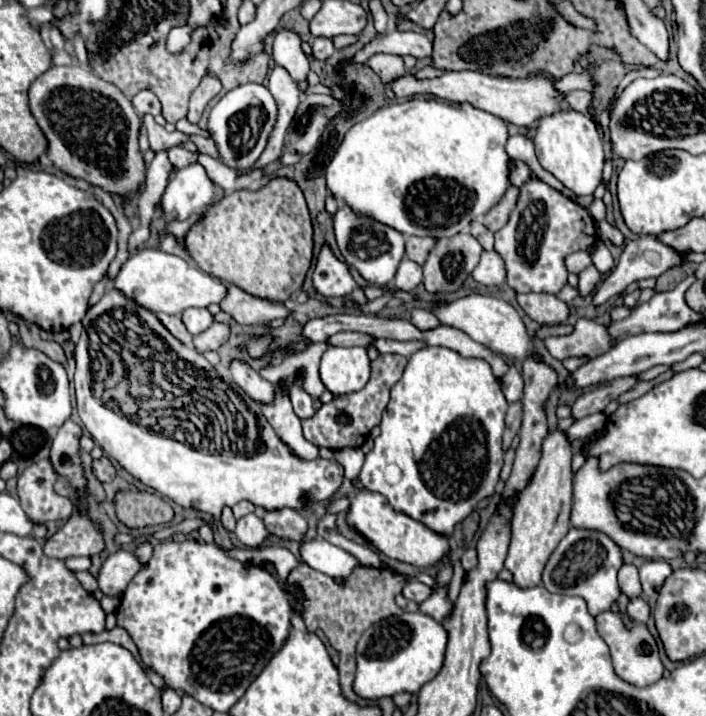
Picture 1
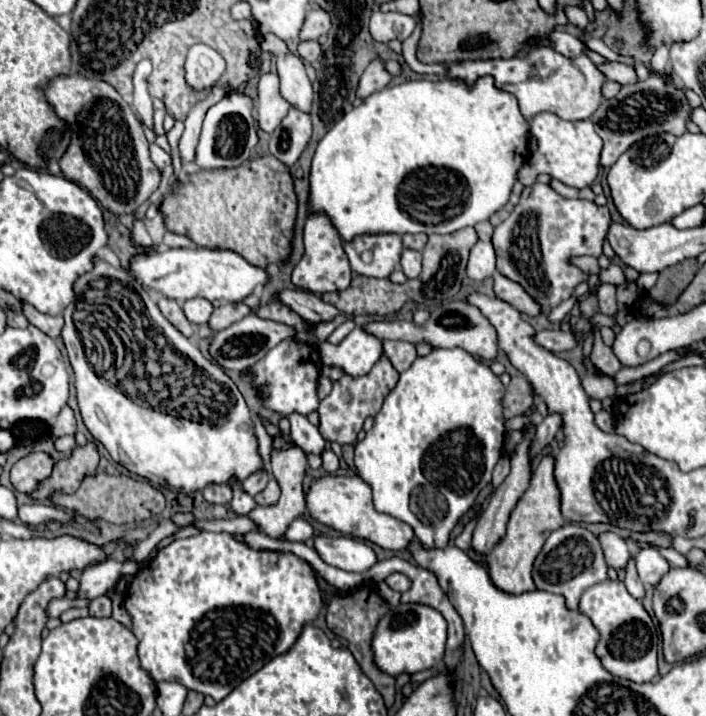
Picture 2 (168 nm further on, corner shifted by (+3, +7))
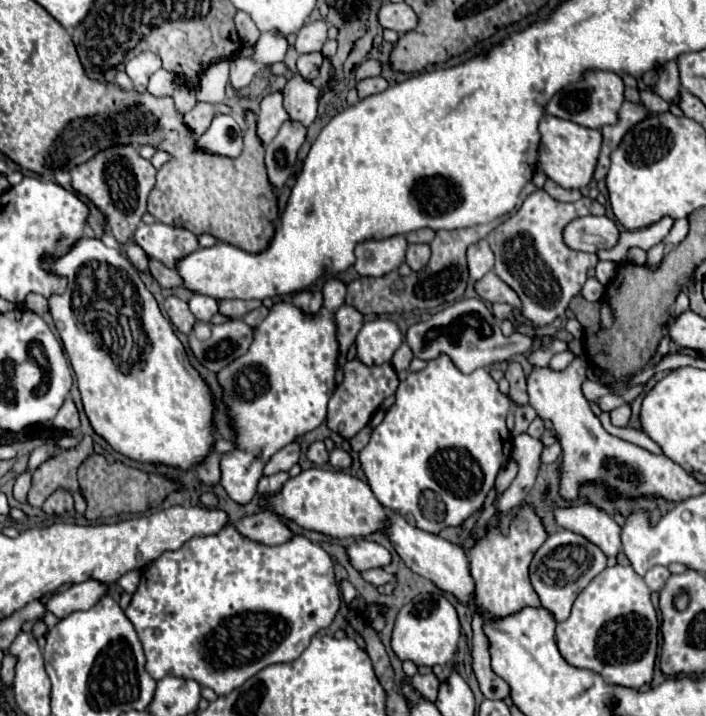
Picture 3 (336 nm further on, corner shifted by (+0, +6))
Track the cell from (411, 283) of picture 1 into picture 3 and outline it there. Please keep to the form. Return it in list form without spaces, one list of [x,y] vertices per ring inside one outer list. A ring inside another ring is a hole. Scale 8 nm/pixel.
[[[414,243],[408,245],[406,251],[406,263],[412,267],[412,271],[420,271],[430,259],[430,247],[426,243]]]

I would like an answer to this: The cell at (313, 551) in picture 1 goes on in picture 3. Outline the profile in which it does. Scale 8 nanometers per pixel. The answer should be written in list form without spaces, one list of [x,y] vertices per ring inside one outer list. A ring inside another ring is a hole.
[[[358,539],[348,547],[348,555],[356,571],[364,569],[374,569],[374,567],[386,567],[392,561],[392,555],[386,547],[368,541],[368,539]]]

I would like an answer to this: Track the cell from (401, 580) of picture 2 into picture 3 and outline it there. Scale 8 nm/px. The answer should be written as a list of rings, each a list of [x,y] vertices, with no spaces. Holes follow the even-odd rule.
[[[368,569],[368,571],[362,571],[360,575],[362,575],[364,581],[368,581],[368,583],[372,583],[376,587],[380,587],[380,585],[384,585],[388,581],[394,581],[394,575],[386,573],[384,569]]]

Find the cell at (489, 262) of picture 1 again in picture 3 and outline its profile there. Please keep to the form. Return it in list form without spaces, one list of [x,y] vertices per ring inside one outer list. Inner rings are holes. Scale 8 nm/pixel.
[[[480,239],[478,243],[470,245],[466,251],[466,259],[472,281],[478,281],[480,277],[484,277],[484,273],[488,273],[494,267],[494,253],[486,239]]]

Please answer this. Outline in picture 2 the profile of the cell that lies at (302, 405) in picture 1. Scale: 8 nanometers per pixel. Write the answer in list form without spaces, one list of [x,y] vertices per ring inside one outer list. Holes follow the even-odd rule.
[[[291,412],[289,422],[291,422],[291,438],[299,448],[303,448],[307,454],[321,454],[325,450],[323,436],[319,434],[317,426],[309,422],[307,416]]]

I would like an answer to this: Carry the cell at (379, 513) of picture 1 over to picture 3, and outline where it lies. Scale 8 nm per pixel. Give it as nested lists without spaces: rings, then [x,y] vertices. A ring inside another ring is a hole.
[[[312,467],[300,471],[300,475],[290,477],[278,493],[272,497],[260,495],[260,509],[272,511],[282,519],[294,521],[298,527],[308,531],[318,531],[328,537],[364,537],[380,531],[380,517],[384,517],[382,505],[376,501],[368,483],[342,473]]]

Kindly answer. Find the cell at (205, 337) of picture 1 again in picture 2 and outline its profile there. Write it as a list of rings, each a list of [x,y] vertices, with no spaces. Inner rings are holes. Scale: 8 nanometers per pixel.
[[[221,304],[221,306],[213,312],[213,316],[209,318],[207,324],[209,324],[209,328],[211,328],[213,332],[219,332],[219,330],[229,328],[229,326],[235,324],[237,320],[245,318],[249,312],[251,312],[251,310],[249,310],[245,304]]]

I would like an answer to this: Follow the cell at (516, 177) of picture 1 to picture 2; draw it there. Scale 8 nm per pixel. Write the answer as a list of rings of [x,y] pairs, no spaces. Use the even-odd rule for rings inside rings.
[[[551,112],[537,114],[531,122],[531,132],[537,138],[537,152],[521,166],[519,170],[519,182],[525,186],[531,186],[539,174],[549,174],[551,178],[573,186],[573,188],[585,188],[591,186],[599,172],[599,154],[601,154],[601,138],[597,136],[591,120],[577,120],[569,122],[559,118]]]

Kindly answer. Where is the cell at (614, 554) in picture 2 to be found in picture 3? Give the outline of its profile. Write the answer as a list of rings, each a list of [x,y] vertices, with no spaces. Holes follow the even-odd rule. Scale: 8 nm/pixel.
[[[580,503],[570,507],[554,507],[554,521],[562,529],[570,529],[598,545],[604,555],[616,557],[622,549],[620,545],[620,525],[604,511],[592,503]]]

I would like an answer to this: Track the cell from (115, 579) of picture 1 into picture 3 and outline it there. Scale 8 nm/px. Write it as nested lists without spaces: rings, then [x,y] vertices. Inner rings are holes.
[[[84,581],[84,585],[70,585],[68,589],[54,593],[46,607],[58,619],[64,619],[74,611],[84,611],[96,605],[96,601],[106,593],[106,589],[106,585],[96,585],[96,581]]]

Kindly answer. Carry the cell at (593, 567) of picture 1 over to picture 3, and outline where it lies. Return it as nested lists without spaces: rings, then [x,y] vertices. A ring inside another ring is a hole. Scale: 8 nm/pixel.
[[[558,531],[550,535],[544,541],[544,545],[534,553],[530,565],[530,581],[542,601],[542,607],[548,609],[556,621],[564,621],[568,619],[572,601],[592,581],[592,577],[604,571],[604,567],[606,567],[606,555],[596,545],[592,545],[588,539],[576,533]]]

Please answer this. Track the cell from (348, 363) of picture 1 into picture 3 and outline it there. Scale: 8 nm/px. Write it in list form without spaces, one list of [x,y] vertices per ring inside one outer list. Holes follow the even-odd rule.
[[[390,319],[368,321],[356,337],[356,355],[364,365],[390,363],[394,351],[402,343],[400,327]]]

